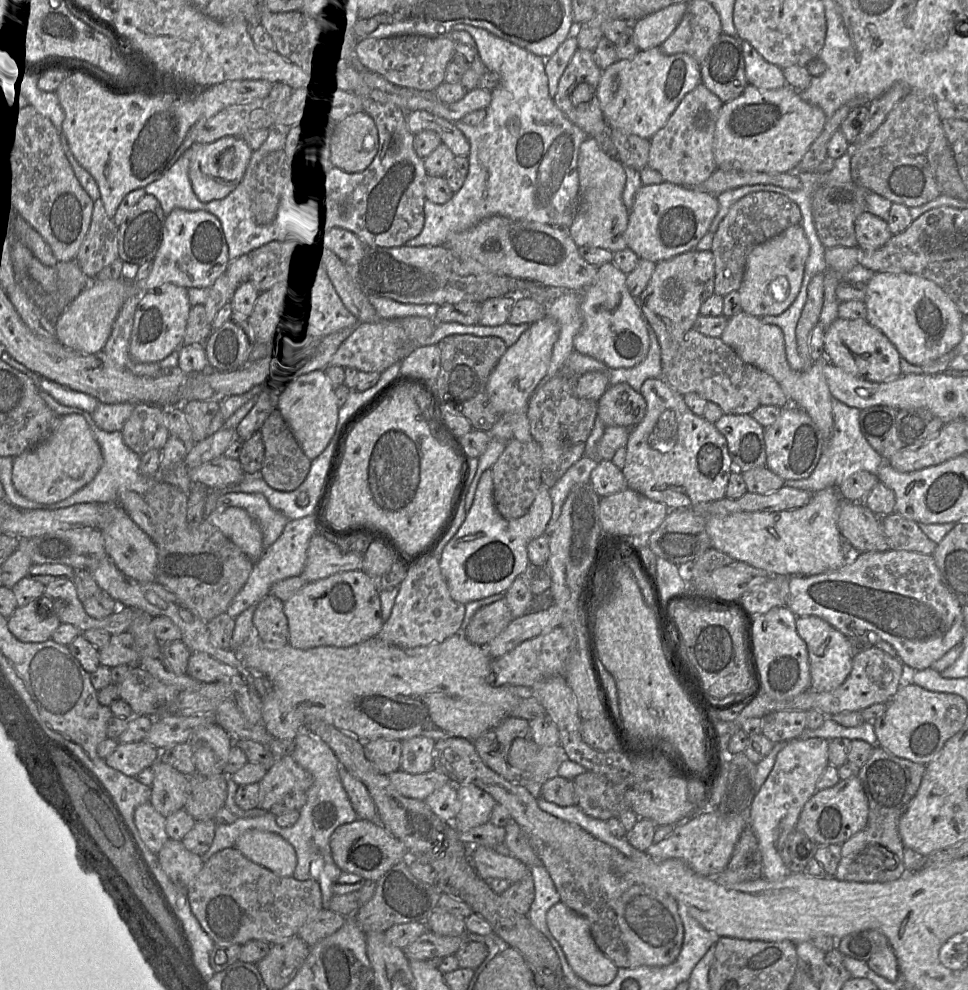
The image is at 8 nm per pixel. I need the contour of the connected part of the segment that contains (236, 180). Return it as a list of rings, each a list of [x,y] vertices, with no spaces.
[[[225,136],[209,144],[194,142],[189,164],[192,189],[201,202],[221,200],[229,195],[242,181],[252,150],[241,137]]]

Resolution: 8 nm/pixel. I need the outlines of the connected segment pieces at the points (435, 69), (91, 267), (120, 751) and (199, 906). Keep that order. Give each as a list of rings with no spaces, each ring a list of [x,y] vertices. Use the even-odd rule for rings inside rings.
[[[403,35],[364,38],[356,42],[354,52],[361,64],[389,82],[421,91],[434,91],[442,84],[447,64],[452,60],[455,43],[447,36]]]
[[[98,199],[93,203],[89,230],[79,248],[75,260],[90,279],[118,258],[118,229]]]
[[[146,741],[119,743],[115,751],[105,758],[106,763],[126,774],[135,777],[159,760],[160,750]]]
[[[235,847],[217,852],[204,863],[188,886],[188,897],[193,914],[214,944],[244,945],[251,940],[281,943],[297,936],[300,928],[323,908],[318,882],[313,879],[299,881],[292,876],[280,877],[248,859]]]

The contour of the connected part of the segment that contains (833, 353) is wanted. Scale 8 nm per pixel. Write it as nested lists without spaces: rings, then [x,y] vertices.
[[[837,318],[825,329],[823,355],[828,363],[871,382],[885,382],[901,375],[900,354],[879,329],[864,319]]]

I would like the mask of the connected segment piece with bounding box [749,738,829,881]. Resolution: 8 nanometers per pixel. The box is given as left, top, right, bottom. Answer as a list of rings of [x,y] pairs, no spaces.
[[[823,738],[792,739],[778,753],[774,767],[765,783],[756,794],[750,808],[749,826],[757,837],[763,861],[763,878],[768,881],[778,881],[789,876],[792,872],[784,865],[782,850],[788,835],[795,829],[805,804],[816,793],[816,784],[826,767],[828,760],[829,741]]]

